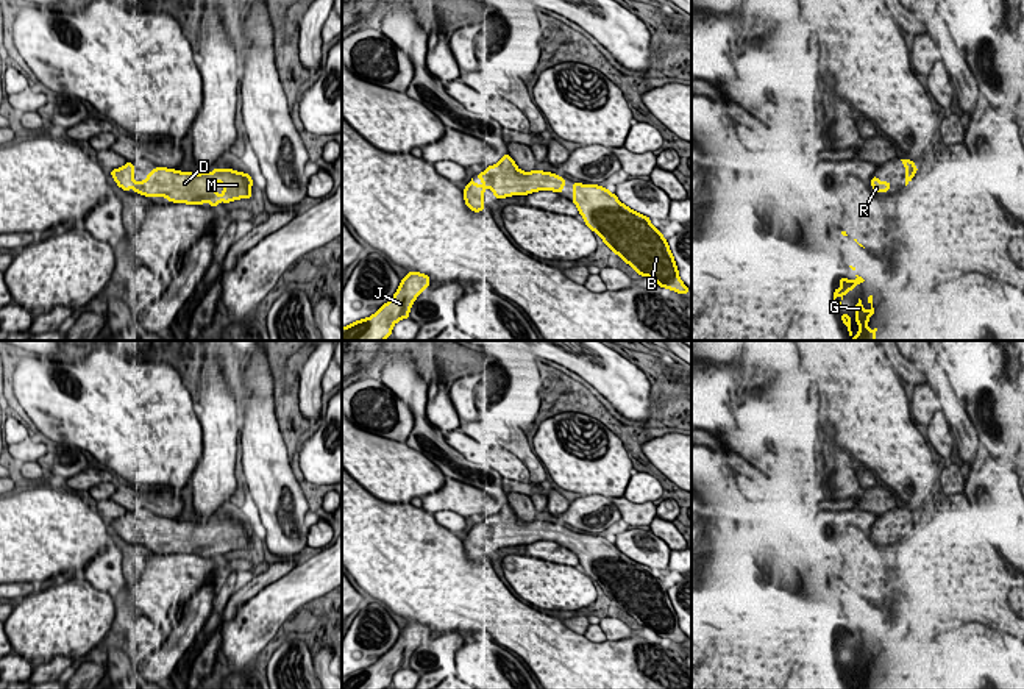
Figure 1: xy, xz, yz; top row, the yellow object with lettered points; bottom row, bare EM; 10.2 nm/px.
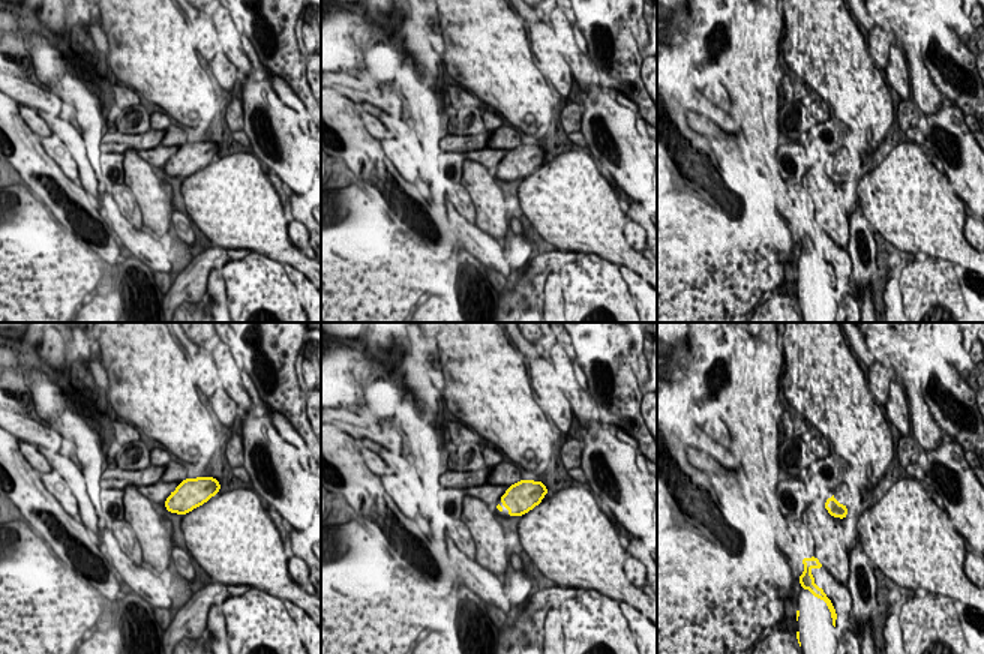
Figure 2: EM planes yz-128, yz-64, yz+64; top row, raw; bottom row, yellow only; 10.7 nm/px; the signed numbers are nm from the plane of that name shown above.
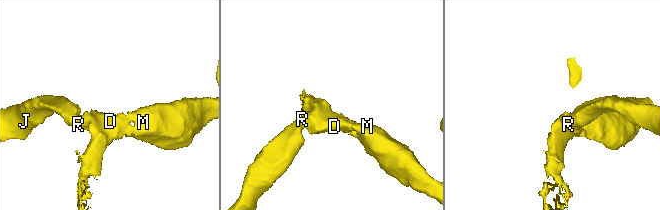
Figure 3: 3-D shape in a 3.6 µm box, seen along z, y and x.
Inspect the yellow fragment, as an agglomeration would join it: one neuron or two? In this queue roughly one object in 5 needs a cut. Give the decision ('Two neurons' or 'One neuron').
One neuron

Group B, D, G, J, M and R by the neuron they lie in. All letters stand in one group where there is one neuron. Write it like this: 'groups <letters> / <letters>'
groups B D G J M R

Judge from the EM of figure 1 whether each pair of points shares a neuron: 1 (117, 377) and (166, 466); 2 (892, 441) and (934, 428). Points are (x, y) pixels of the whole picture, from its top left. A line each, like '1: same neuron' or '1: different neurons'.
1: same neuron
2: different neurons

